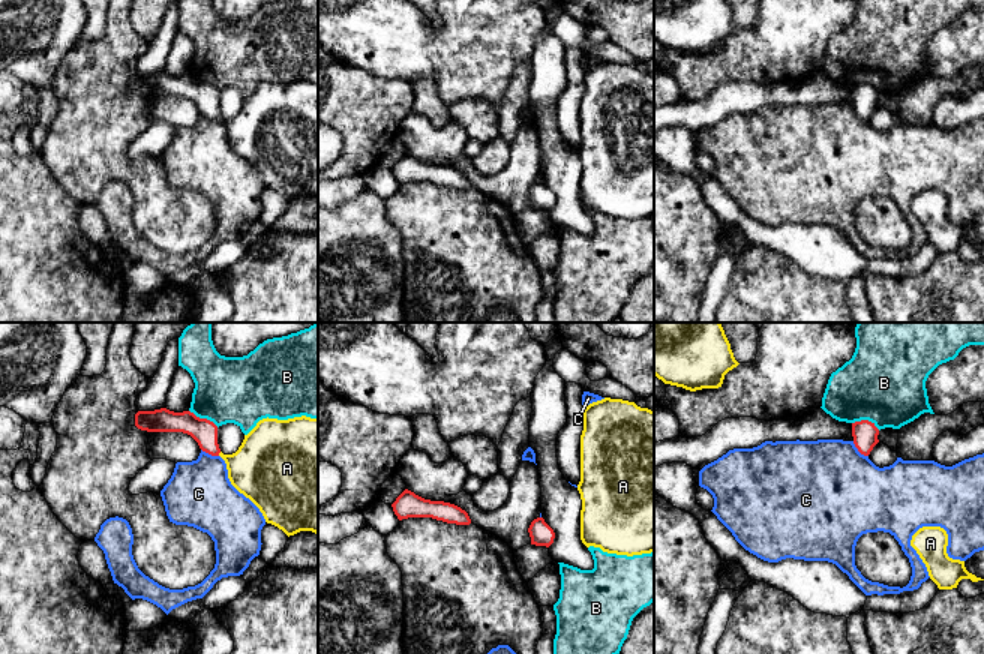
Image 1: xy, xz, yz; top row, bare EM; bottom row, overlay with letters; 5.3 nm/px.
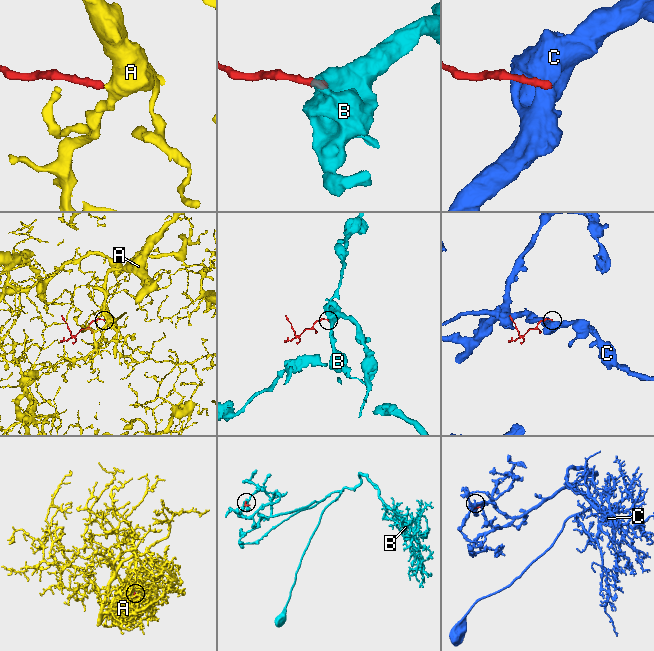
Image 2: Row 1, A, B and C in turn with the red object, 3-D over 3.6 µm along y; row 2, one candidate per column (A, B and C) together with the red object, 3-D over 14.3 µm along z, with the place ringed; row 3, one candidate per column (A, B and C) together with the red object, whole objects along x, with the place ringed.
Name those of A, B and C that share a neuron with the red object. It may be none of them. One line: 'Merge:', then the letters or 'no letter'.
Merge: A

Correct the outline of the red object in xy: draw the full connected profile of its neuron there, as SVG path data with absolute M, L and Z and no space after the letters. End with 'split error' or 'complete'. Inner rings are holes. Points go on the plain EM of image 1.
M166 72L138 75L135 90L147 96L190 99L202 116L225 124L231 148L260 172L267 188L278 190L288 201L300 195L318 198L318 82L306 80L288 84L262 82L244 99L232 118L220 116L218 90L190 75L174 76Z | split error

